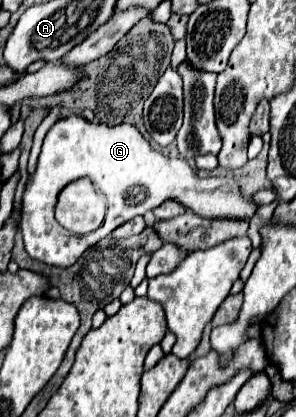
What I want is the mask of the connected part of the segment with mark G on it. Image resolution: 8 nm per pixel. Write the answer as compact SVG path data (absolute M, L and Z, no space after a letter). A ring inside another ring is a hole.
M72 113L72 115L56 121L56 125L46 133L44 143L42 143L42 151L40 151L40 157L38 157L38 163L36 163L36 171L26 181L20 220L22 235L24 235L24 247L26 247L26 251L28 251L28 255L32 259L44 261L48 265L68 267L68 265L76 263L76 259L88 247L92 247L94 243L98 243L100 239L110 235L116 227L120 227L122 223L130 221L136 215L144 215L146 211L156 209L166 199L176 199L184 207L192 209L194 213L198 213L202 217L210 217L210 219L212 217L250 219L254 215L254 211L256 211L256 205L240 195L240 189L238 189L238 185L232 179L228 179L228 177L206 177L206 179L200 179L198 175L194 175L192 167L184 159L170 159L170 157L154 151L150 147L150 143L140 135L136 125L130 125L130 123L120 123L120 125L90 123L82 115L74 115ZM82 177L88 177L106 195L108 213L106 213L106 219L100 225L100 229L96 229L96 231L92 231L88 235L74 235L74 233L70 233L70 231L60 227L60 223L54 217L54 207L56 207L56 199L58 199L60 191L68 183L72 183L76 179L82 179Z

